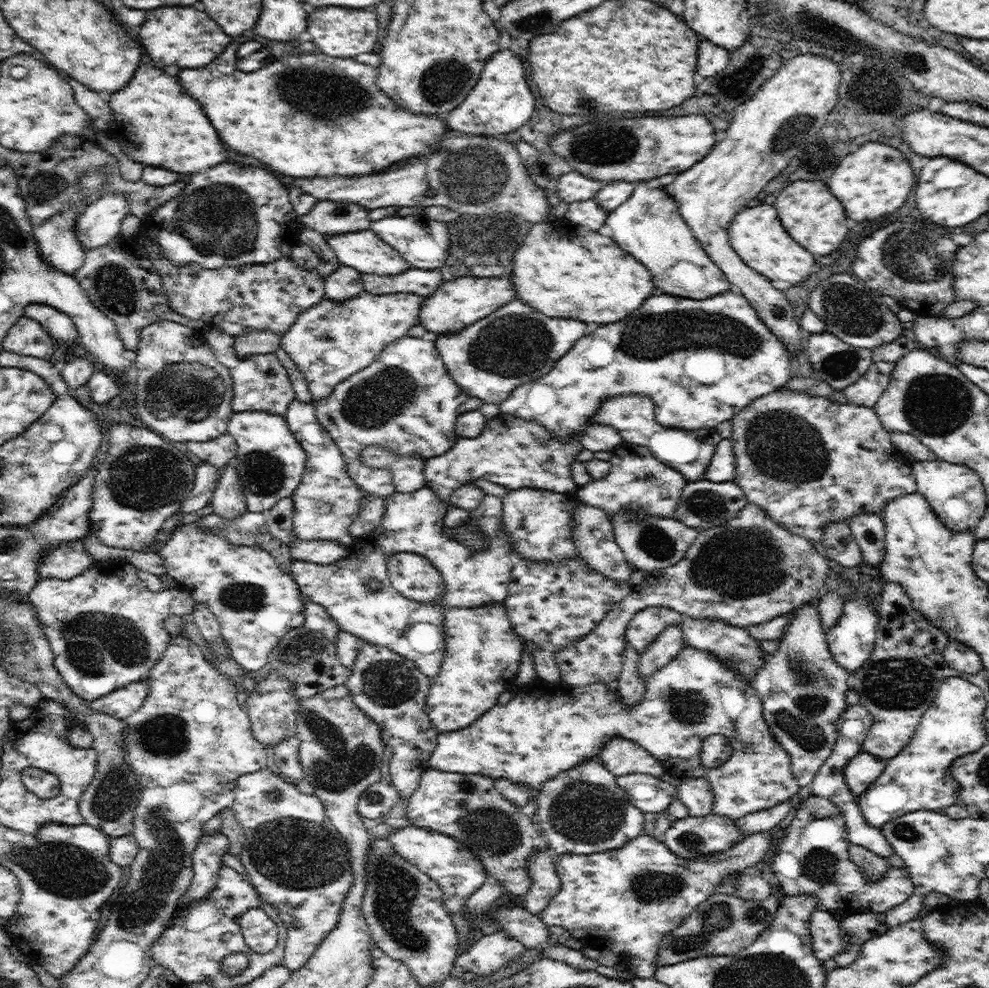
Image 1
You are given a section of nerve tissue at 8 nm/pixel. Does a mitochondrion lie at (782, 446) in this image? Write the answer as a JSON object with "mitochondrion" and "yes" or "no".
{"mitochondrion":"yes"}

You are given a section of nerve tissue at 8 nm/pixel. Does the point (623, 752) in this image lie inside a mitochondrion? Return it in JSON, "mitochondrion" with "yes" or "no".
{"mitochondrion":"no"}

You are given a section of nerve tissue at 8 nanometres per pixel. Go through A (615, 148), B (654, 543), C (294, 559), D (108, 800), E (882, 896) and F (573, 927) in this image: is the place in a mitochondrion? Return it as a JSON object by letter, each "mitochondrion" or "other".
{"A":"mitochondrion","B":"mitochondrion","C":"other","D":"mitochondrion","E":"other","F":"other"}

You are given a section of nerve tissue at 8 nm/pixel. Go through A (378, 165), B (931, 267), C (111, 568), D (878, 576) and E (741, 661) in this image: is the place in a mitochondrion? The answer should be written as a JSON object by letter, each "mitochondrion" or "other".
{"A":"other","B":"mitochondrion","C":"other","D":"other","E":"mitochondrion"}

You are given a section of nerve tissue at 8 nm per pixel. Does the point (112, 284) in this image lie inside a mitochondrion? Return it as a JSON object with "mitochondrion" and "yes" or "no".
{"mitochondrion":"yes"}

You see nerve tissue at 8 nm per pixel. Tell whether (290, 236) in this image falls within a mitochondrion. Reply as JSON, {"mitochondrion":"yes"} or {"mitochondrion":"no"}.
{"mitochondrion":"no"}

